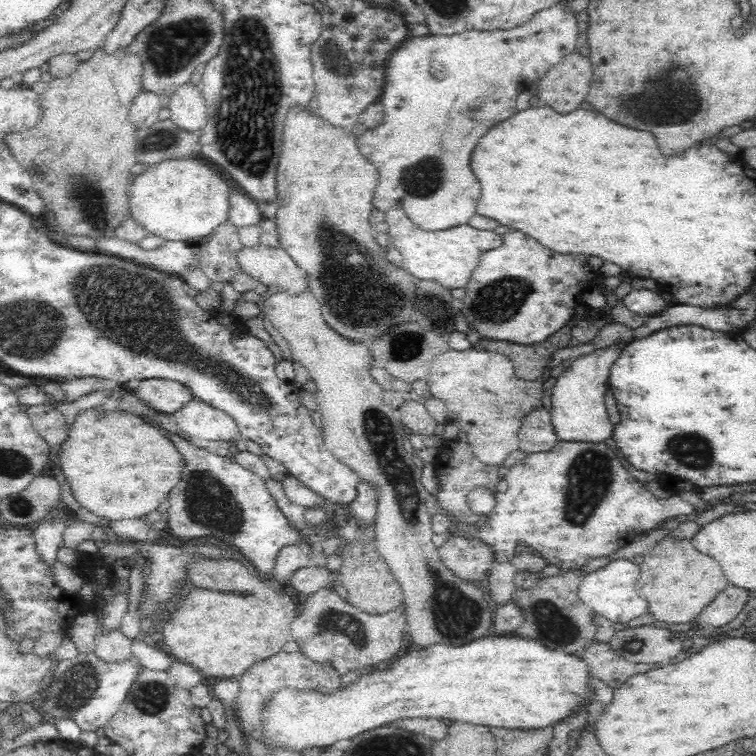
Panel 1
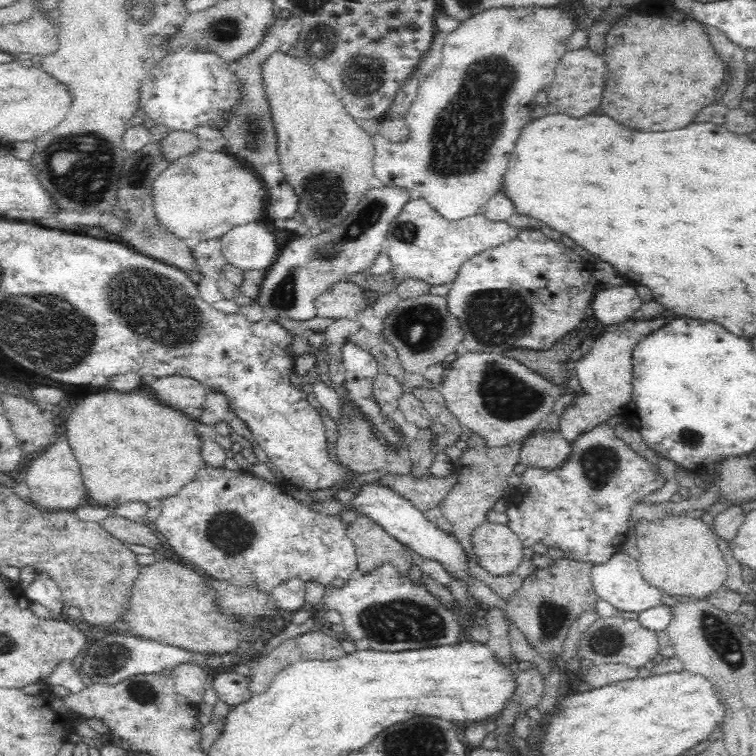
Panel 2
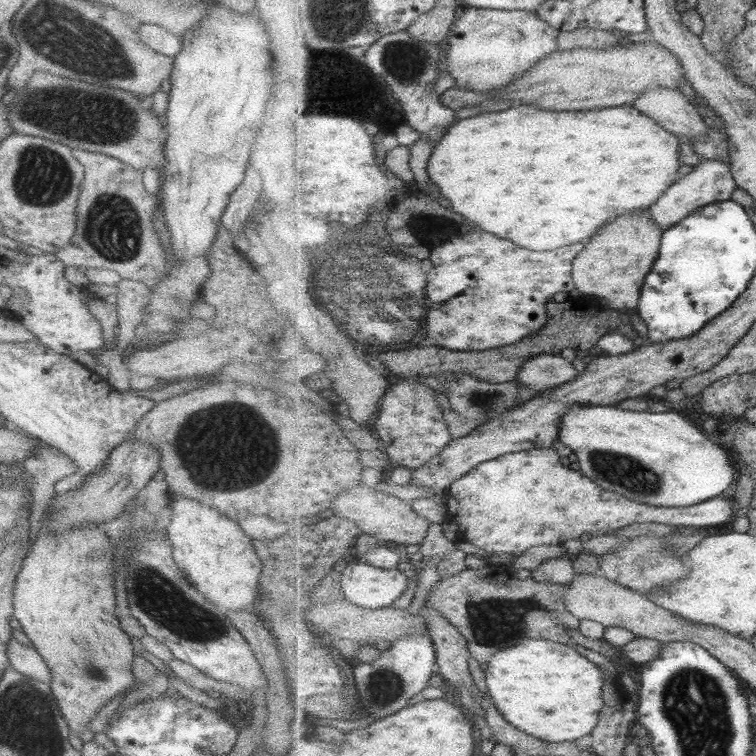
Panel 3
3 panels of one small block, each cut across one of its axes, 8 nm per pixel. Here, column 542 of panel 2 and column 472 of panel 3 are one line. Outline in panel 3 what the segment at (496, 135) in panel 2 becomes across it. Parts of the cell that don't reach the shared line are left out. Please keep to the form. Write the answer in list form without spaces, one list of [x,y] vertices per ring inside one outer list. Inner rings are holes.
[[[462,5],[457,12],[456,25],[448,35],[445,43],[444,68],[451,74],[458,88],[467,90],[479,90],[489,92],[507,86],[509,82],[521,78],[525,72],[533,68],[540,60],[549,53],[558,50],[558,38],[560,31],[553,29],[544,19],[535,12],[527,10],[489,10]]]

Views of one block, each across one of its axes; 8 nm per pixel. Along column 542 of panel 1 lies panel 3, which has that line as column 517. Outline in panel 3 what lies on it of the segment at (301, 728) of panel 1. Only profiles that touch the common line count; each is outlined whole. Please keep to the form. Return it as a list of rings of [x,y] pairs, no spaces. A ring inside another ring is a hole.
[[[534,639],[498,652],[485,671],[486,686],[496,707],[513,726],[551,742],[575,742],[591,734],[606,704],[603,670],[574,647]]]

